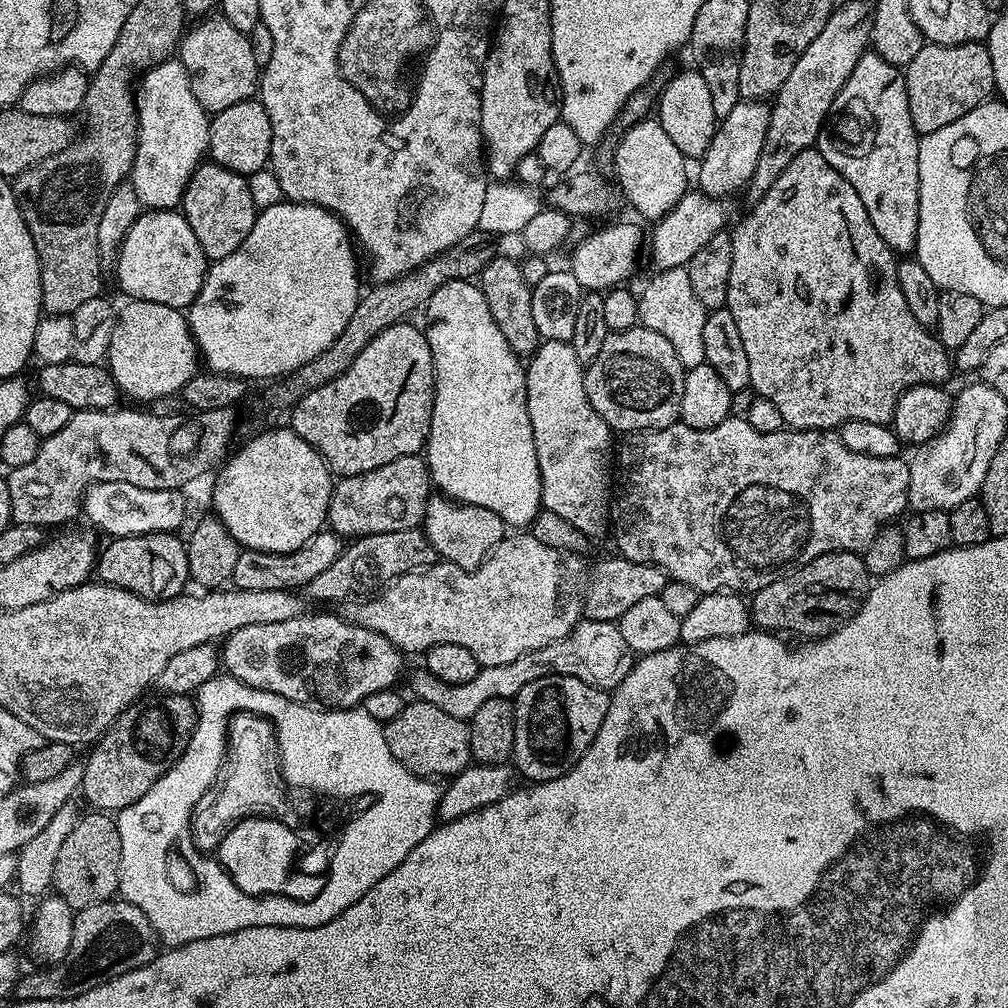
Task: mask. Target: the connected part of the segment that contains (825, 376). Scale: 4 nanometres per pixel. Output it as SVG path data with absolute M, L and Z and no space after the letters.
M815 147L802 150L790 166L766 190L766 194L751 205L752 209L740 220L736 229L731 229L732 257L730 258L730 278L728 279L728 303L730 314L734 314L734 322L738 325L738 334L742 334L742 346L746 350L746 358L750 362L750 387L757 396L774 402L775 408L782 413L785 425L792 430L836 430L848 420L858 422L878 422L891 425L892 415L896 409L898 398L910 386L919 384L945 383L948 375L953 375L954 364L950 359L949 349L929 329L923 328L910 314L910 306L906 306L906 298L902 298L902 290L896 273L897 257L891 248L878 238L878 230L874 230L874 222L870 222L870 214L866 214L866 206L862 206L862 198L858 198L858 190L838 174L822 158Z

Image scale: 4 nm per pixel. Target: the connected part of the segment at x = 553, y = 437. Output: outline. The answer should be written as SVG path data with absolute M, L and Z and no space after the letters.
M546 340L526 360L526 406L530 426L534 430L535 453L540 472L541 505L566 522L570 522L584 536L595 540L609 531L611 503L614 499L614 476L610 474L610 450L614 448L614 433L601 418L598 410L590 406L584 385L585 365L567 340Z

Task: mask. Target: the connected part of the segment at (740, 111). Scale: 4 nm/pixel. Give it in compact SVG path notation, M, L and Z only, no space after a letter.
M741 99L716 125L716 133L710 142L710 146L705 150L704 155L699 157L700 164L700 184L699 191L705 196L715 196L717 198L728 198L731 192L736 192L754 174L754 166L758 162L758 154L762 154L762 142L766 142L766 126L768 125L769 105L764 100Z

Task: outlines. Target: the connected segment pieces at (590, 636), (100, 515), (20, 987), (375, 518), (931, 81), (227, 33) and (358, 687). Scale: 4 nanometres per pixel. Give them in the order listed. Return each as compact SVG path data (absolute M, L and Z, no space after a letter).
M581 619L566 638L550 642L550 646L542 646L542 650L534 650L530 654L522 654L522 658L514 658L514 662L506 662L506 666L490 666L481 668L470 682L451 684L434 678L426 670L419 670L412 676L412 696L417 700L430 702L430 706L438 706L438 710L451 714L453 718L471 721L474 714L490 698L512 700L530 682L547 676L569 676L578 678L595 688L615 690L630 674L634 663L634 653L622 638L619 627L610 620Z
M98 482L85 490L82 503L82 516L93 524L93 529L101 528L105 537L137 536L155 532L173 532L184 524L184 500L176 490L148 490L141 486L132 486L129 482Z
M123 898L103 900L100 904L79 909L73 918L73 940L64 960L41 967L40 972L21 975L16 981L16 1000L65 1000L74 998L94 986L102 986L130 970L149 964L158 954L158 937L154 926Z
M420 454L394 458L394 462L386 462L386 466L378 466L378 470L366 470L366 474L337 479L328 507L327 527L341 538L420 528L424 507L430 499L428 488L428 466Z
M925 43L914 62L906 66L904 85L908 91L910 118L917 134L942 130L950 122L958 122L962 114L970 114L993 95L994 66L983 43L975 44L934 44Z
M208 14L197 19L196 24L181 35L178 45L178 59L189 76L190 90L208 114L226 110L234 102L253 99L258 92L261 69L254 62L254 50L250 50L250 39L245 33L234 30L223 14Z
M307 614L295 616L286 622L266 622L266 626L242 626L242 630L234 630L224 637L219 654L223 671L238 682L278 694L296 704L311 704L329 710L354 708L363 705L364 699L370 694L395 689L405 660L400 649L382 638L382 634L354 624L351 619Z

